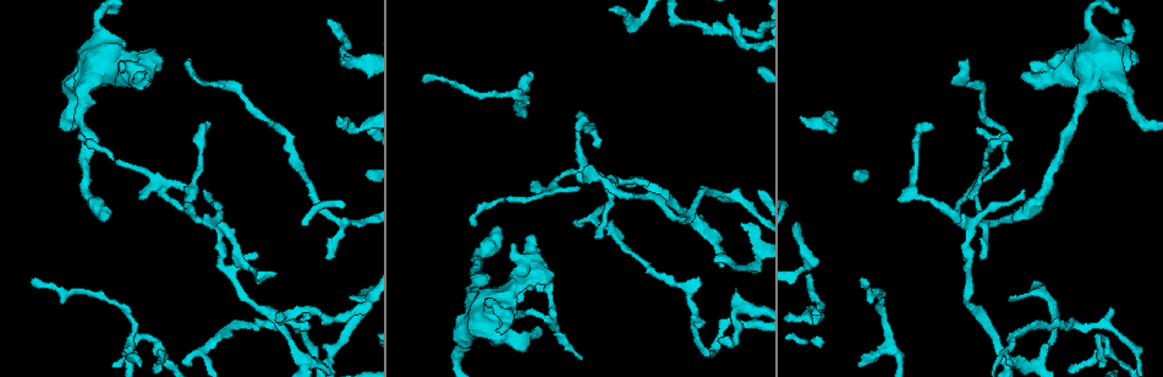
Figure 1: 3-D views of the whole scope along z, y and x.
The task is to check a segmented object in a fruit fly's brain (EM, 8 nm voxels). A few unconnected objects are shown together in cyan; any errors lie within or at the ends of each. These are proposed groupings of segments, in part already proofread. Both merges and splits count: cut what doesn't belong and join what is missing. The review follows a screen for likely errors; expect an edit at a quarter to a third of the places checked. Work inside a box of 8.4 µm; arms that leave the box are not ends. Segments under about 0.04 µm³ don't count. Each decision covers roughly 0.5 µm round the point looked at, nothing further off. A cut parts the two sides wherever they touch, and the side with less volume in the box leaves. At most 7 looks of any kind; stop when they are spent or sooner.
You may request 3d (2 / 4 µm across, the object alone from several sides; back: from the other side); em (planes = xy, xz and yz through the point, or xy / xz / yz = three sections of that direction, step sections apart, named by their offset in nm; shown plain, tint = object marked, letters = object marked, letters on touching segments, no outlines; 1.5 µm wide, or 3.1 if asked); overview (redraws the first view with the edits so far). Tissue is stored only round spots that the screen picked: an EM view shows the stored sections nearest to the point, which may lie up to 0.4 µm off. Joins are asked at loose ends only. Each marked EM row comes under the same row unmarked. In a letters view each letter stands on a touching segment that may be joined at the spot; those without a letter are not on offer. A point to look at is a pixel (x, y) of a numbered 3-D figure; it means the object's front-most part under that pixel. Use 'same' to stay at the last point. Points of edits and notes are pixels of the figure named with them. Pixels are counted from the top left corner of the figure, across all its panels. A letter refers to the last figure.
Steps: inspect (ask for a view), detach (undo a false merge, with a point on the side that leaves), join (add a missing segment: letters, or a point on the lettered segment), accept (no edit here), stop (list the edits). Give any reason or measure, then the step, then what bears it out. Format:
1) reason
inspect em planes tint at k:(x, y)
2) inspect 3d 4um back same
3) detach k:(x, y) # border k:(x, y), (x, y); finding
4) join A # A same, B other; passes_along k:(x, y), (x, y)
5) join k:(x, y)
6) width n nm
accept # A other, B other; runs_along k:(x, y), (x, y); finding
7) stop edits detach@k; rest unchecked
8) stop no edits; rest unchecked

thick end
inspect em xy step 8 letters at 1:(488, 339)

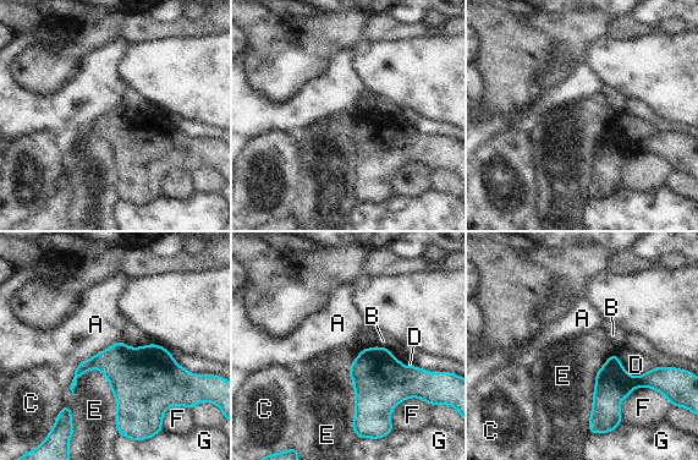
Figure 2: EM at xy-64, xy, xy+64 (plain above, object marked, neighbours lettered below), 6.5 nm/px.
inspect em planes letters same

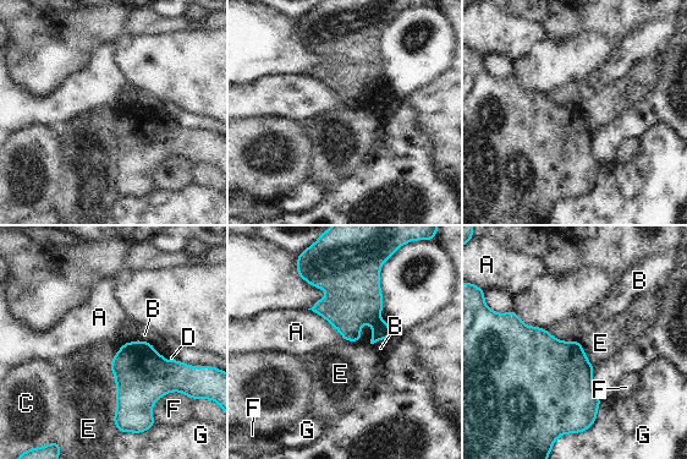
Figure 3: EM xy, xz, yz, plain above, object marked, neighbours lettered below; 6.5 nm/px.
longest_contact E 600 nm
accept # A other, B other, C other, D other, E other, F other, G other; none of them fits

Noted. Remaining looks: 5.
inspect 3d 4um back at 1:(258, 254)

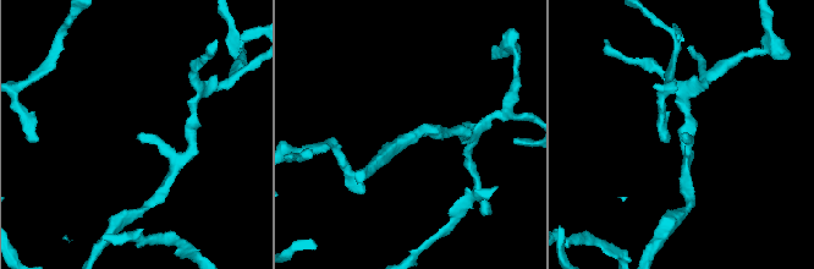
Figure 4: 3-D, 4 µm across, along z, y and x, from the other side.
now the EM
inspect em xz step 4 letters at 4:(685, 136)

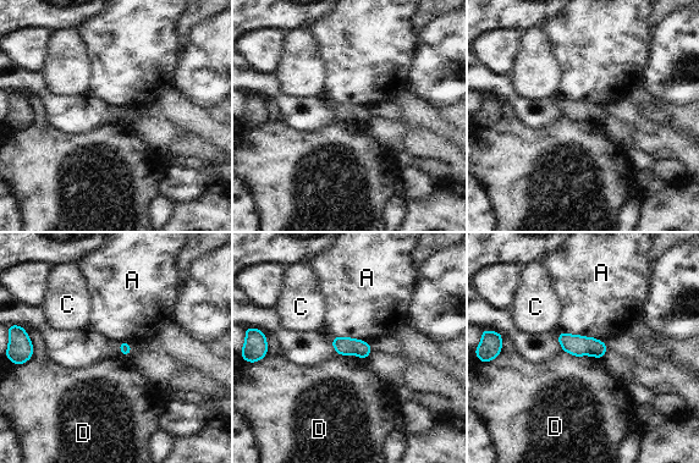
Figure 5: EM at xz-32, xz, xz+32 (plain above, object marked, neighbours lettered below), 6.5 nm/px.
inspect em planes letters same

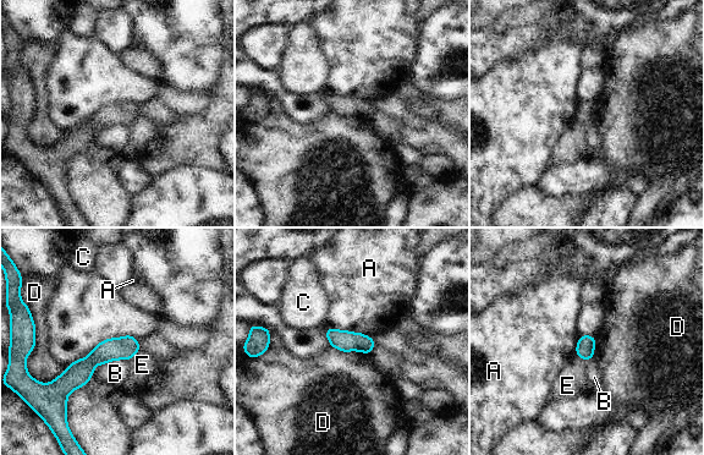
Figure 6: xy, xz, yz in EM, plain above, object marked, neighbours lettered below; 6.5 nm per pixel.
width 120 nm
accept # A other, B other, C other, D other, E other; border 6:(92, 377), (69, 394), (66, 412); no lettered segment goes on from it

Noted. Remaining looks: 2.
long arm stops here
inspect em xy step 8 letters at 1:(500, 229)

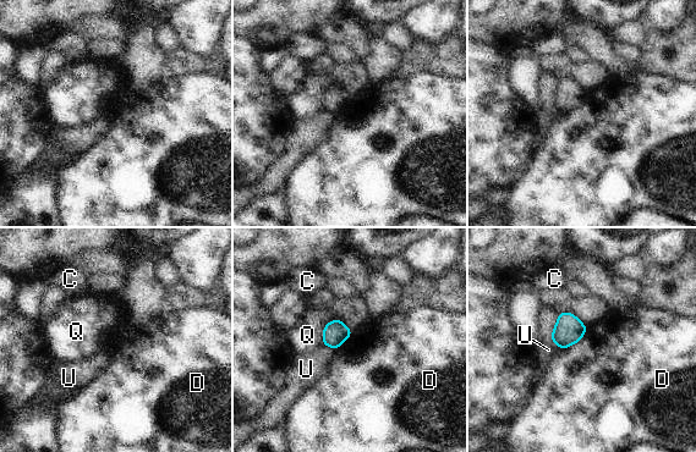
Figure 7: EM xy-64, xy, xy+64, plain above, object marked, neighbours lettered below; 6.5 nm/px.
width 160 nm; longest_contact D 220 nm
accept # C other, D other, Q other, U other; no lettered segment goes on from it

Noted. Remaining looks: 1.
stop no edits; rest unchecked

